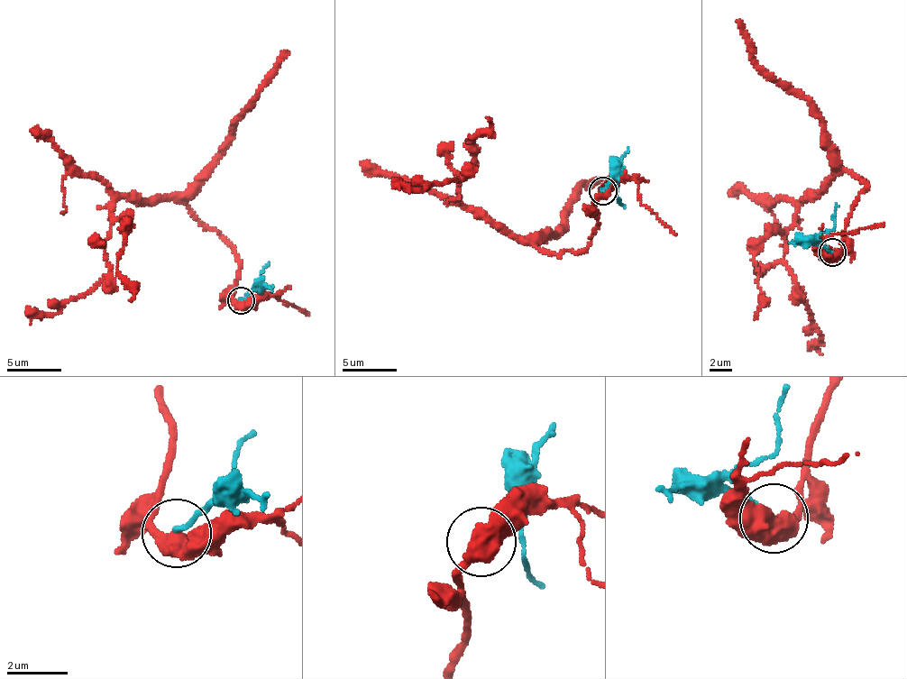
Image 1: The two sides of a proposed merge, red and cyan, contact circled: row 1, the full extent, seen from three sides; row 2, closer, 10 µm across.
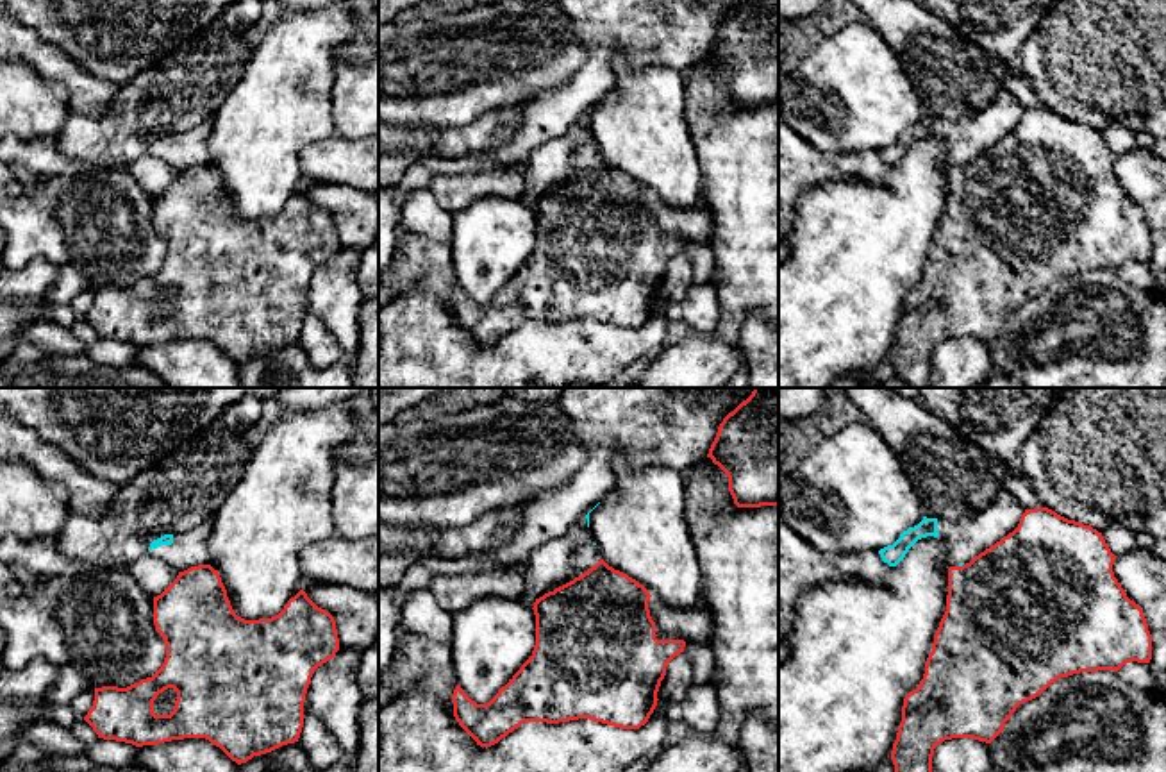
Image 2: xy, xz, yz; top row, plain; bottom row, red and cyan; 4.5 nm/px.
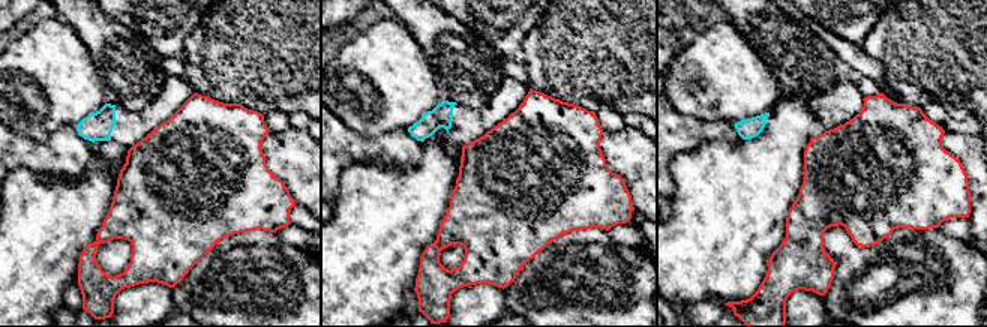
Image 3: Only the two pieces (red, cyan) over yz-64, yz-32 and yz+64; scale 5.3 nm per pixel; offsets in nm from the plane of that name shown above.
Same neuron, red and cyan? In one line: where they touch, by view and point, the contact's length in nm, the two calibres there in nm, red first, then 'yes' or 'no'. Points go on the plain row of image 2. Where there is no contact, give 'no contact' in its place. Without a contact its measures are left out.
contact yz (957, 165); length 30 nm; calibres 460 and 20 nm; no

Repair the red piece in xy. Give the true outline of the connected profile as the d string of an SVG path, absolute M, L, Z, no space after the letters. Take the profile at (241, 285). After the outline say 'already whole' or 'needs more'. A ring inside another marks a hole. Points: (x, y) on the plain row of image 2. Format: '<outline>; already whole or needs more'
M198 164L179 172L177 179L161 195L154 197L154 223L166 243L162 266L152 277L127 288L95 288L93 306L84 320L98 338L125 341L136 347L184 338L205 338L237 365L298 341L311 277L318 266L332 259L339 250L334 216L318 207L304 189L291 197L279 214L245 220L234 213L221 177L211 164ZM168 288L177 291L173 311L170 315L155 315L154 300Z; already whole

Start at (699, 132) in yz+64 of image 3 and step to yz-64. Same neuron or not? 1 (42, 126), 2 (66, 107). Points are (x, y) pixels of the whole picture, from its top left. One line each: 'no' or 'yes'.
1: no
2: no

